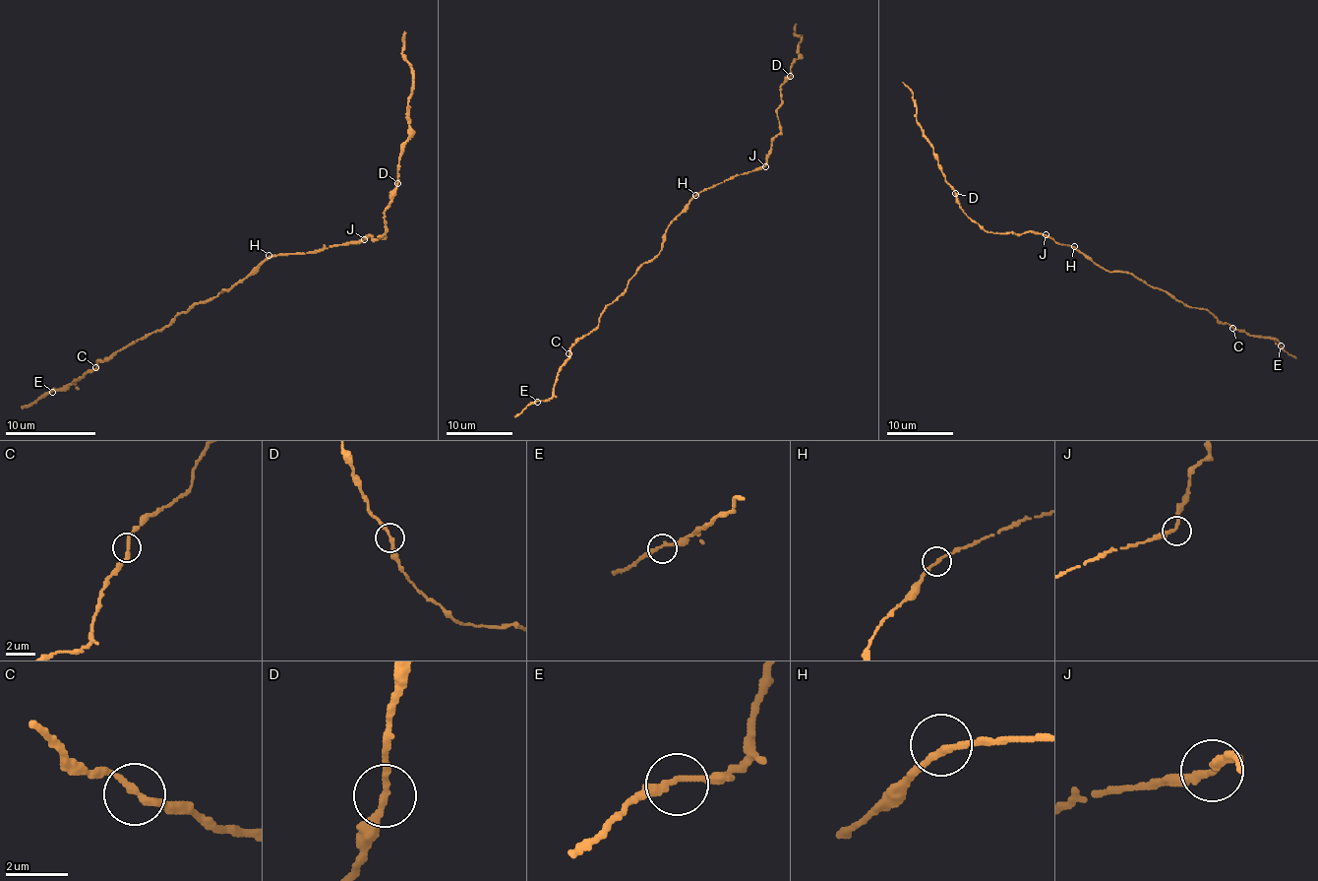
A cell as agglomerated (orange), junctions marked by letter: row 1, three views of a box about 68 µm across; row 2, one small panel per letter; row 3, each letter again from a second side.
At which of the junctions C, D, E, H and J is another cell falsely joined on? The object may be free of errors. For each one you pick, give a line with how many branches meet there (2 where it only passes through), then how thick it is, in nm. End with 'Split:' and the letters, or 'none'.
Split: none

